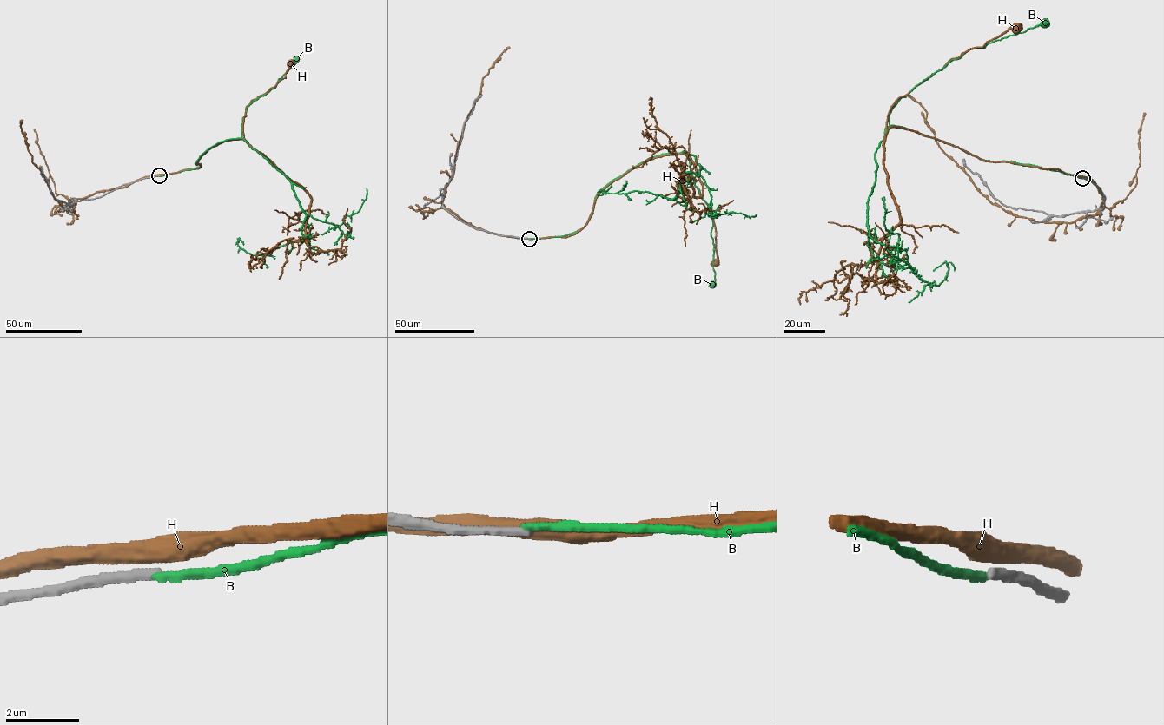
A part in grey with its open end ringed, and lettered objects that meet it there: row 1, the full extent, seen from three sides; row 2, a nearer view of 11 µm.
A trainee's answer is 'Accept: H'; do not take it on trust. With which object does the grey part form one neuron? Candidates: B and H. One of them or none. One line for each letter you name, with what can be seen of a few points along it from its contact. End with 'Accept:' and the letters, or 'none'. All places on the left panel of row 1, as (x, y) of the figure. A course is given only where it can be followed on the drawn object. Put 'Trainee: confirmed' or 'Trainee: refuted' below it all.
Accept: none
Trainee: refuted

